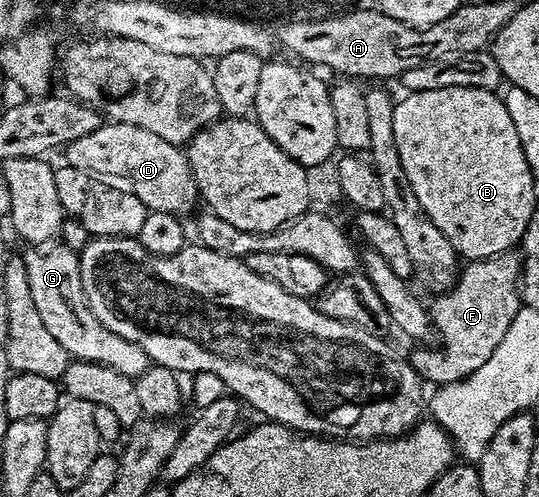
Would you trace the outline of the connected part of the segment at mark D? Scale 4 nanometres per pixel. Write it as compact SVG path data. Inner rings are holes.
M101 123L94 134L67 145L67 152L67 167L83 168L98 182L106 182L106 186L134 193L153 212L169 212L184 218L198 204L196 180L187 155L177 145L162 142L162 138L138 126Z

